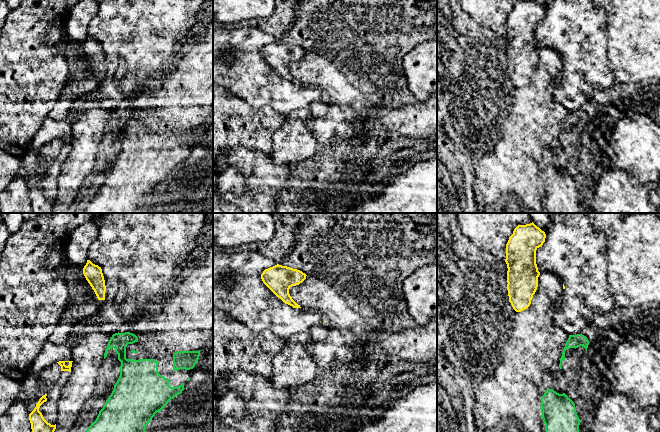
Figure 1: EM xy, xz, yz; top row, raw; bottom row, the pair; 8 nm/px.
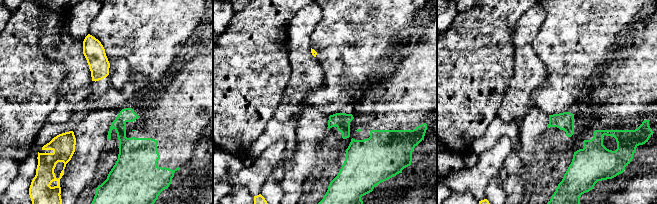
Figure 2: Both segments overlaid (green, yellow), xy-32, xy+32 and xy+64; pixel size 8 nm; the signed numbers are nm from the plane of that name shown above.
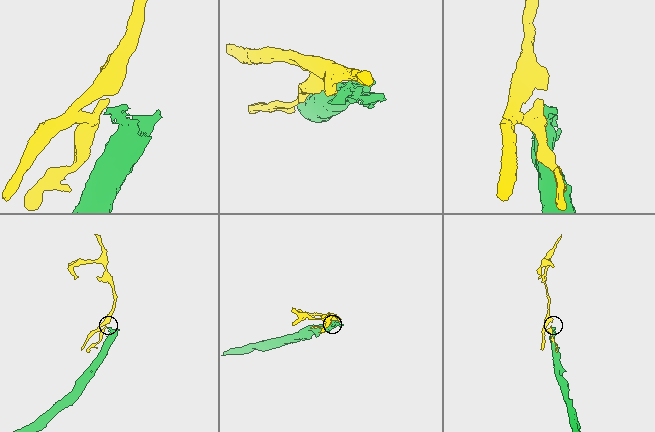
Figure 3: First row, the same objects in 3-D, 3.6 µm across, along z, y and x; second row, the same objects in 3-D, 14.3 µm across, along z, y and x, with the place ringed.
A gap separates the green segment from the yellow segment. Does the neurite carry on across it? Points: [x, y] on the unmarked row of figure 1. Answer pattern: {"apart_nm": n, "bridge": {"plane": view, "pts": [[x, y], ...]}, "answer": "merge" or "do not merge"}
{"apart_nm": 240, "bridge": {"plane": "xy", "pts": [[83, 212], [55, 204]]}, "answer": "do not merge"}

